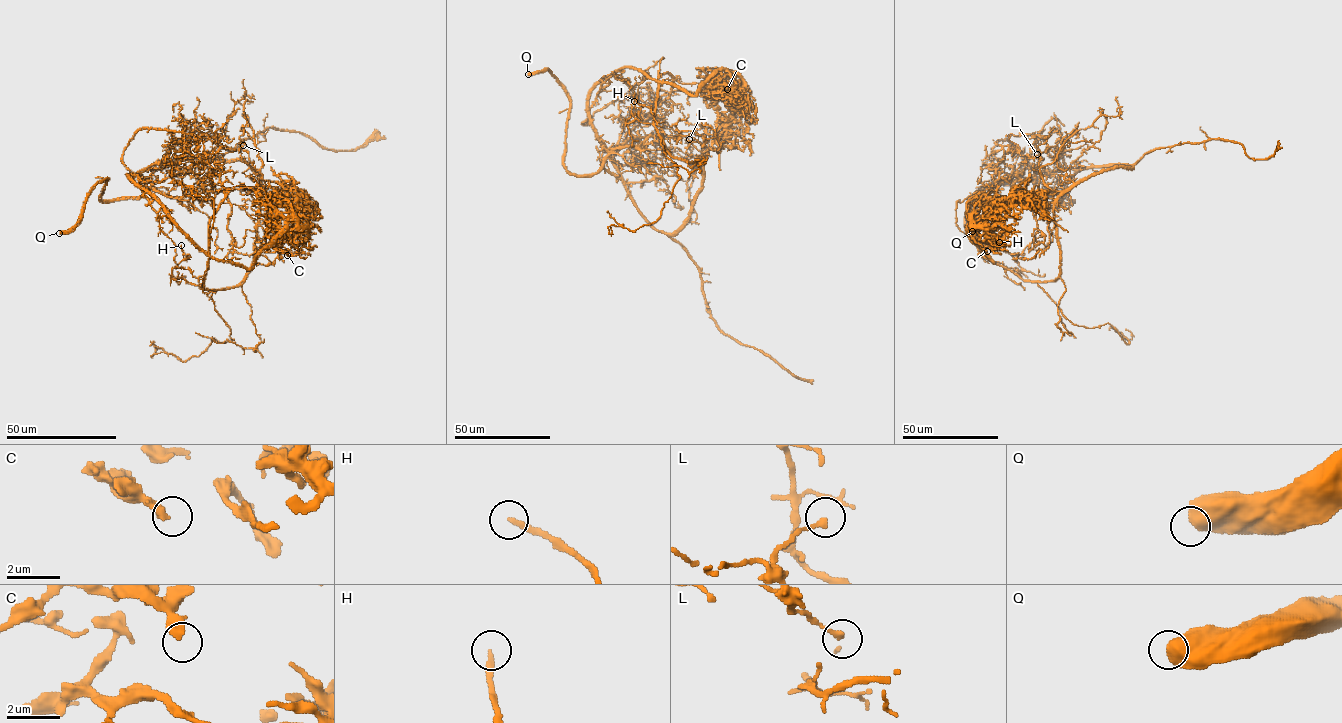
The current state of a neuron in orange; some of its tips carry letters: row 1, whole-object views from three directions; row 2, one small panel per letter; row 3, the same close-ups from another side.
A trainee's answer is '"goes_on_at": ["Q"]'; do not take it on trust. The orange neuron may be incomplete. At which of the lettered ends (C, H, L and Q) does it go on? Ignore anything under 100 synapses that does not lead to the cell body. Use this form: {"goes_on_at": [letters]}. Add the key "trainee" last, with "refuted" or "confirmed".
{"goes_on_at": ["Q"], "trainee": "confirmed"}

